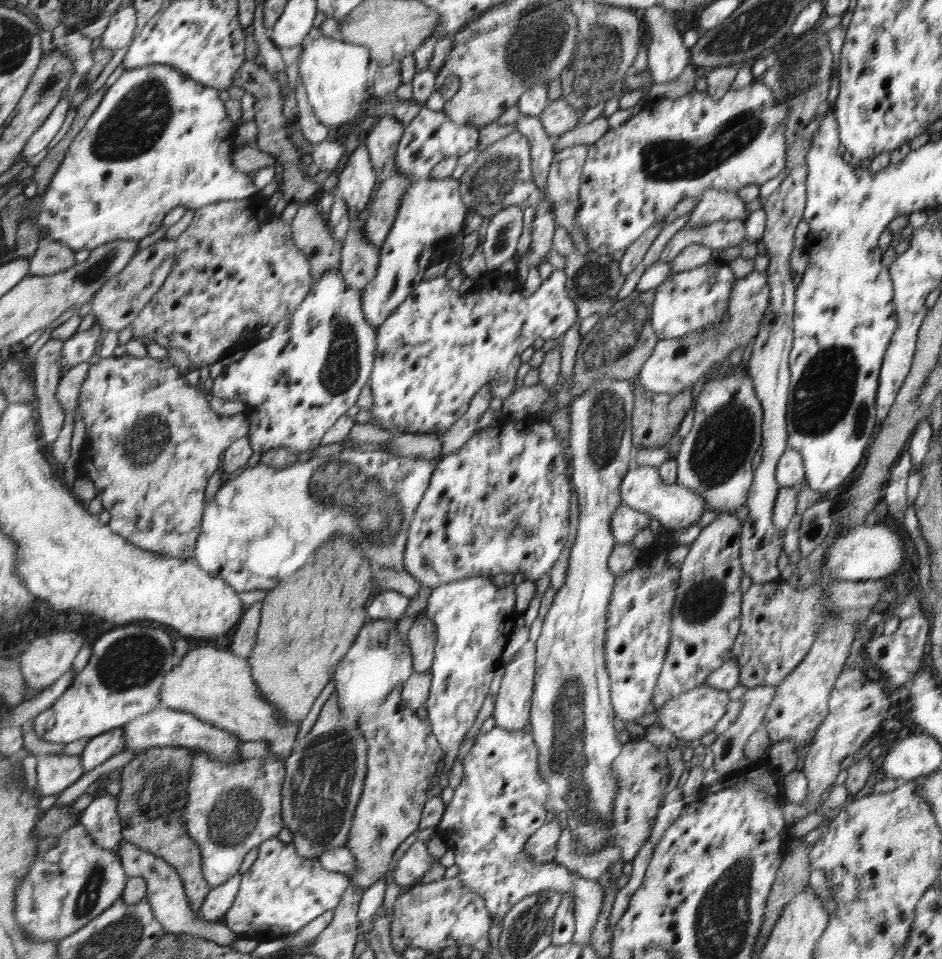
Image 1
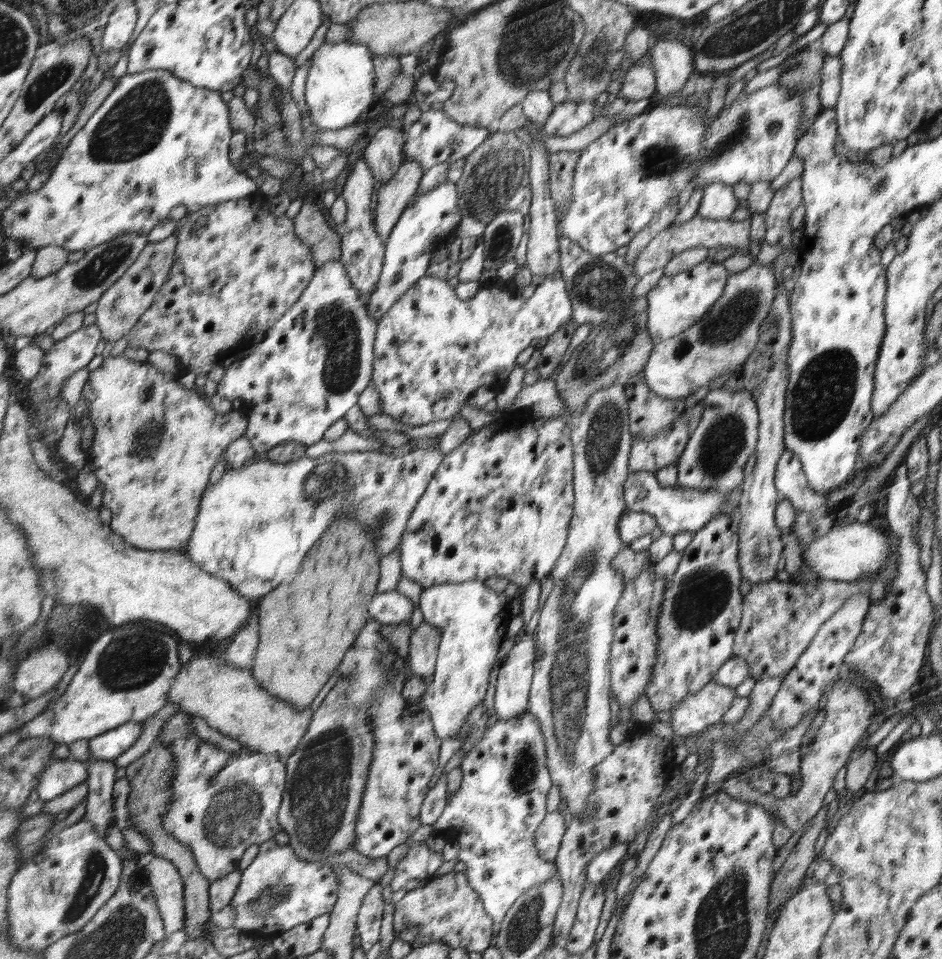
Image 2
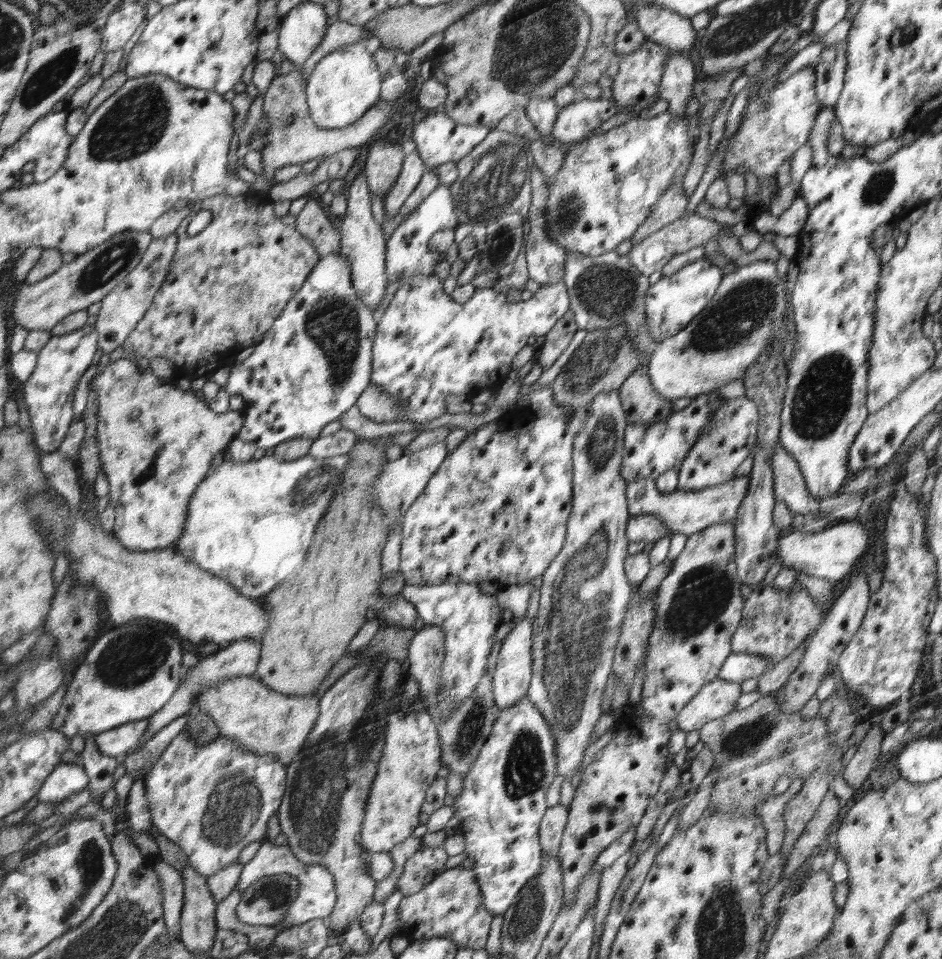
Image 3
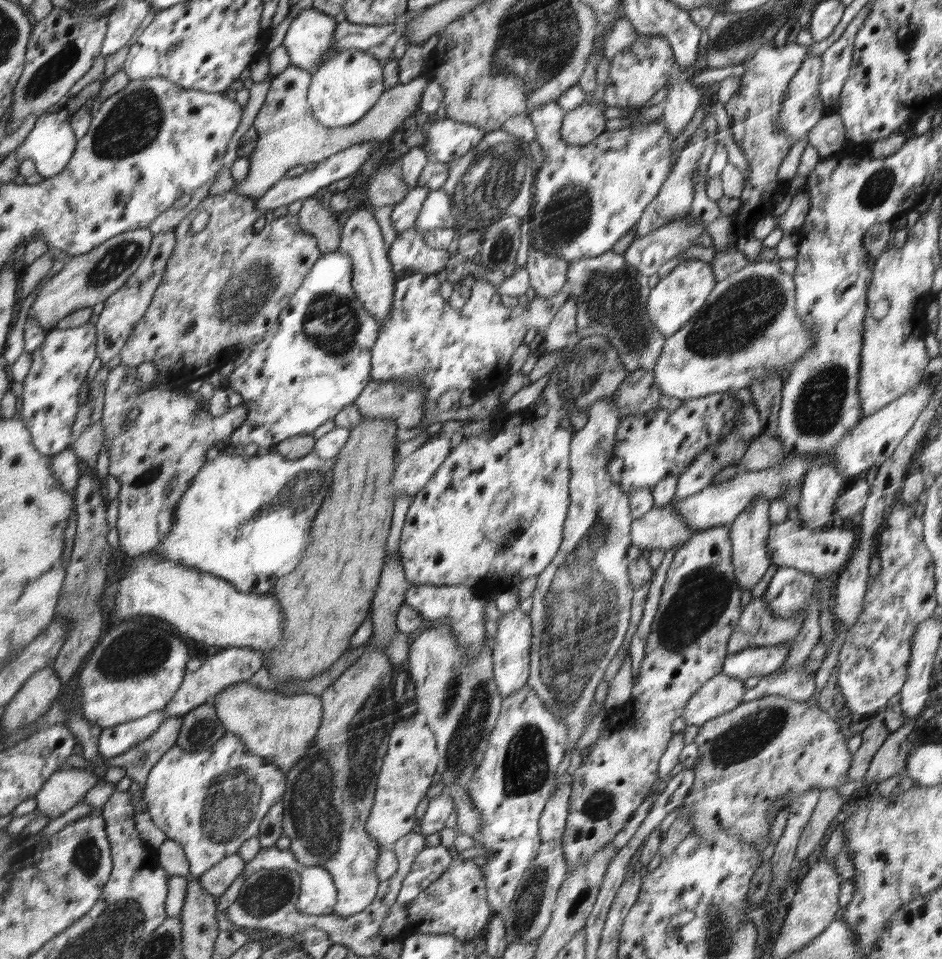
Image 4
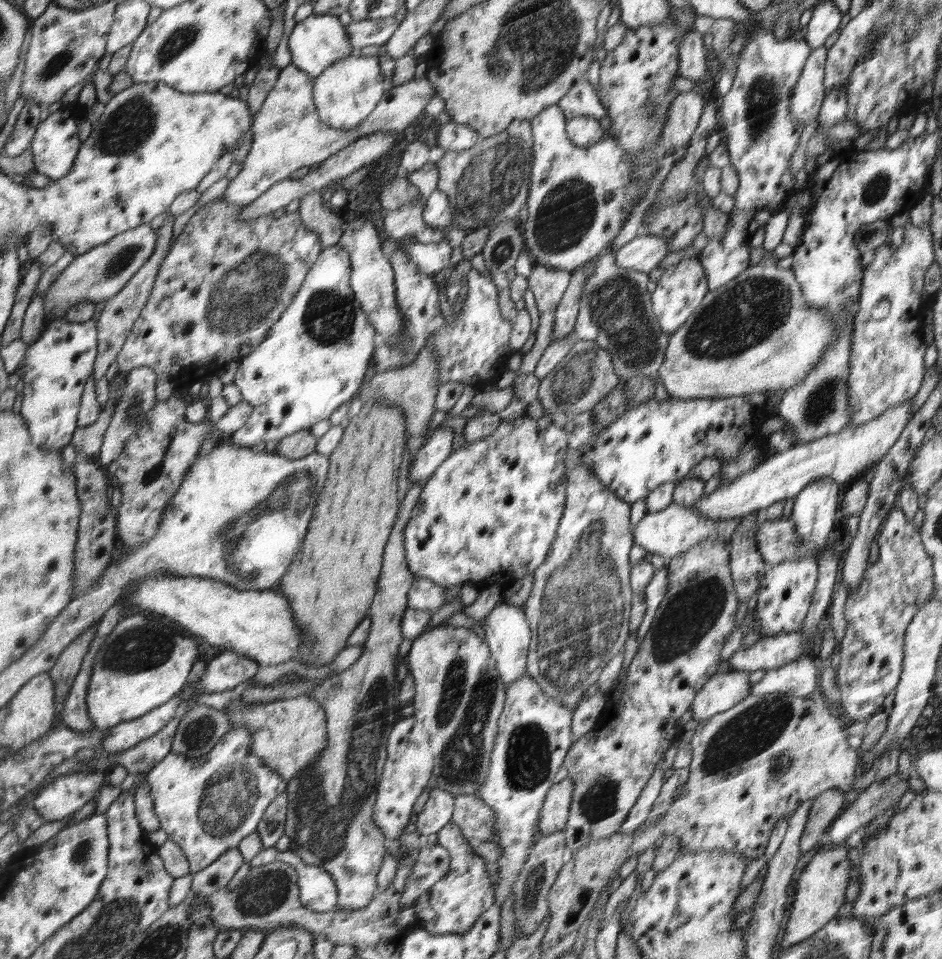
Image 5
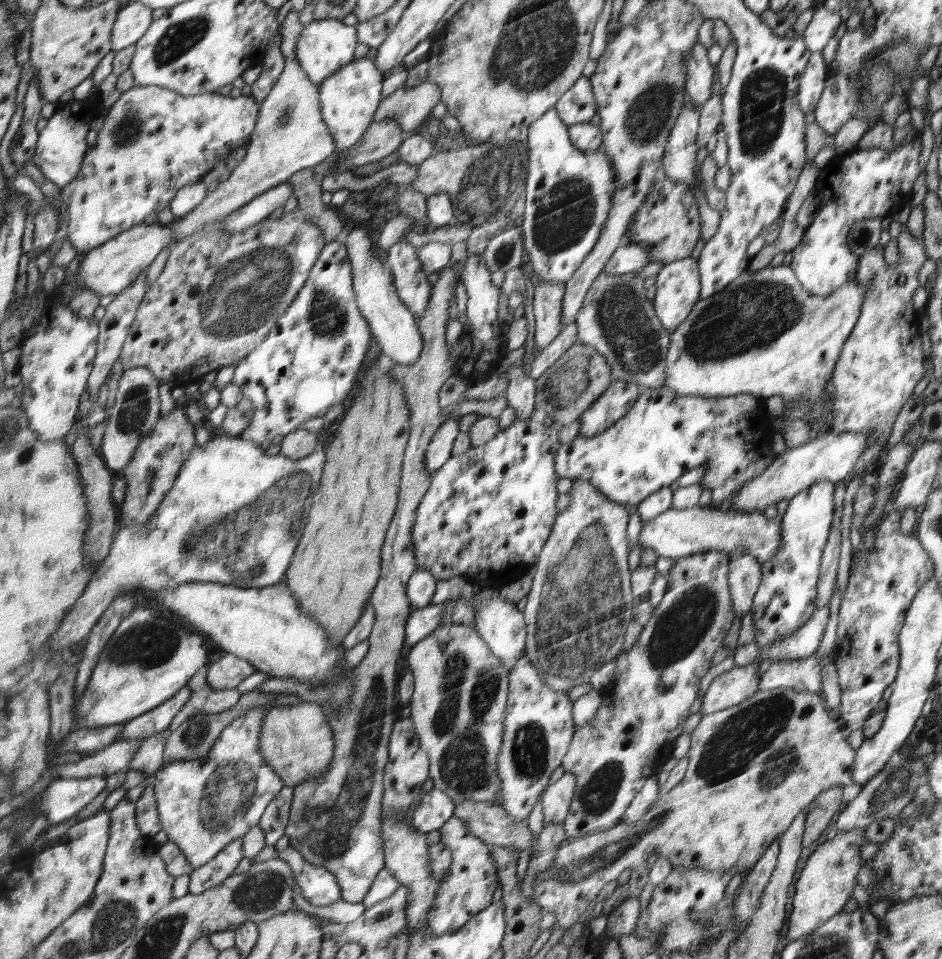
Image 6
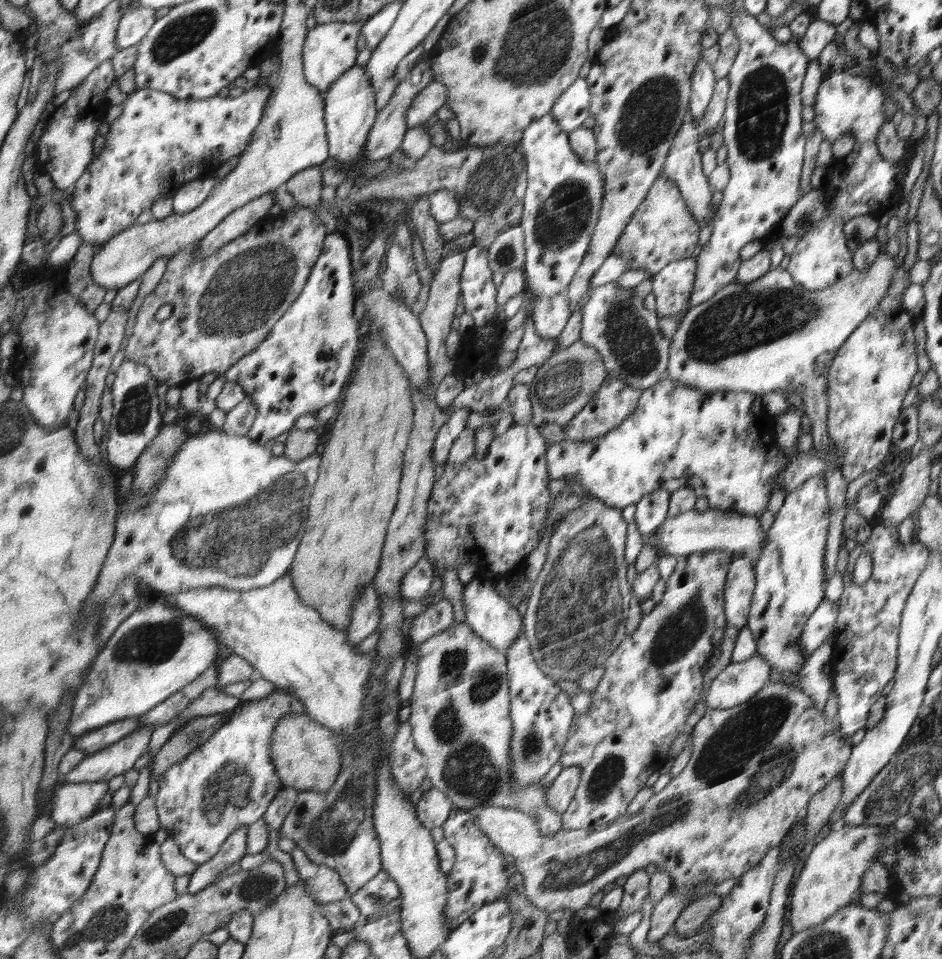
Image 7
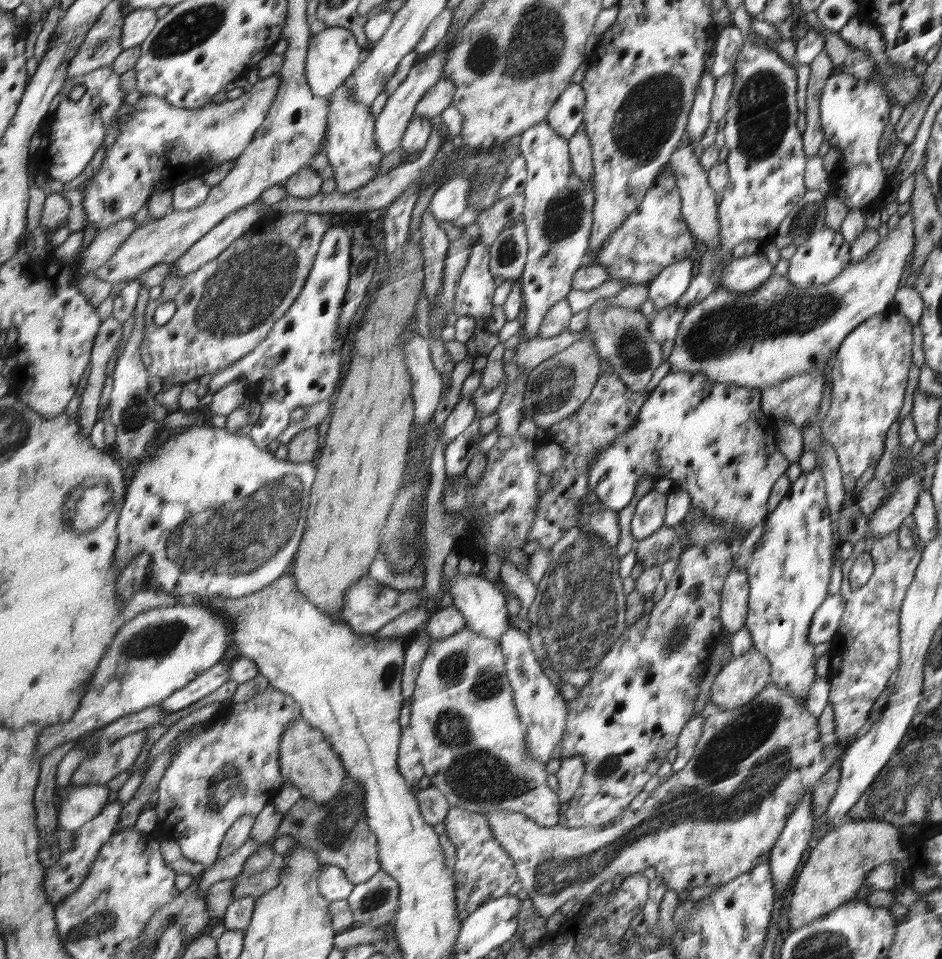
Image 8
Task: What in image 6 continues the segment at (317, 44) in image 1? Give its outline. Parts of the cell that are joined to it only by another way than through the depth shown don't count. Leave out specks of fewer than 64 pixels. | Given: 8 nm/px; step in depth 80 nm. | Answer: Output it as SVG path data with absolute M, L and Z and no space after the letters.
M362 57L339 68L319 85L321 115L328 125L330 134L334 136L337 153L351 148L362 140L366 130L372 126L371 122L374 122L378 104L381 104L378 98L380 88L384 86L382 75L373 59Z

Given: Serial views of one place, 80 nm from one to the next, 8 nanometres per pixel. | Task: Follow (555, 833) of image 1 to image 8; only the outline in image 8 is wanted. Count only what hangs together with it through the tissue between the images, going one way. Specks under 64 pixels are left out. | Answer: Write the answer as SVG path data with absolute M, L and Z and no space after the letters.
M572 755L561 759L561 766L554 777L556 792L561 794L561 801L567 803L577 791L585 773L583 756Z

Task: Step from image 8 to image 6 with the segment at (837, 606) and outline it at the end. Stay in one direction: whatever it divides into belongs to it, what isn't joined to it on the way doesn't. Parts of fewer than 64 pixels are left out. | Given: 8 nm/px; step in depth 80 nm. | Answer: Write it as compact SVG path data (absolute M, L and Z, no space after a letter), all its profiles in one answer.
M829 606L818 608L805 626L795 634L759 648L760 662L763 660L793 661L812 656L820 646L829 617Z

